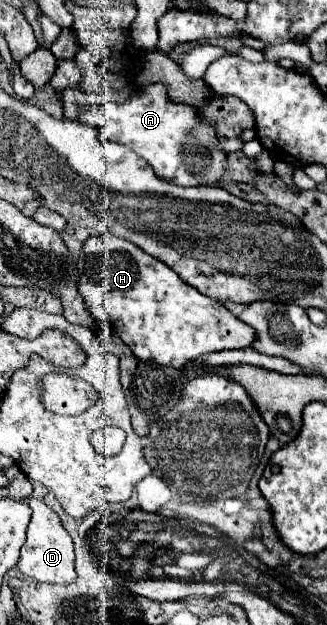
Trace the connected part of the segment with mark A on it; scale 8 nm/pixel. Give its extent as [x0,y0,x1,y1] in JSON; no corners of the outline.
[78,82,228,186]

